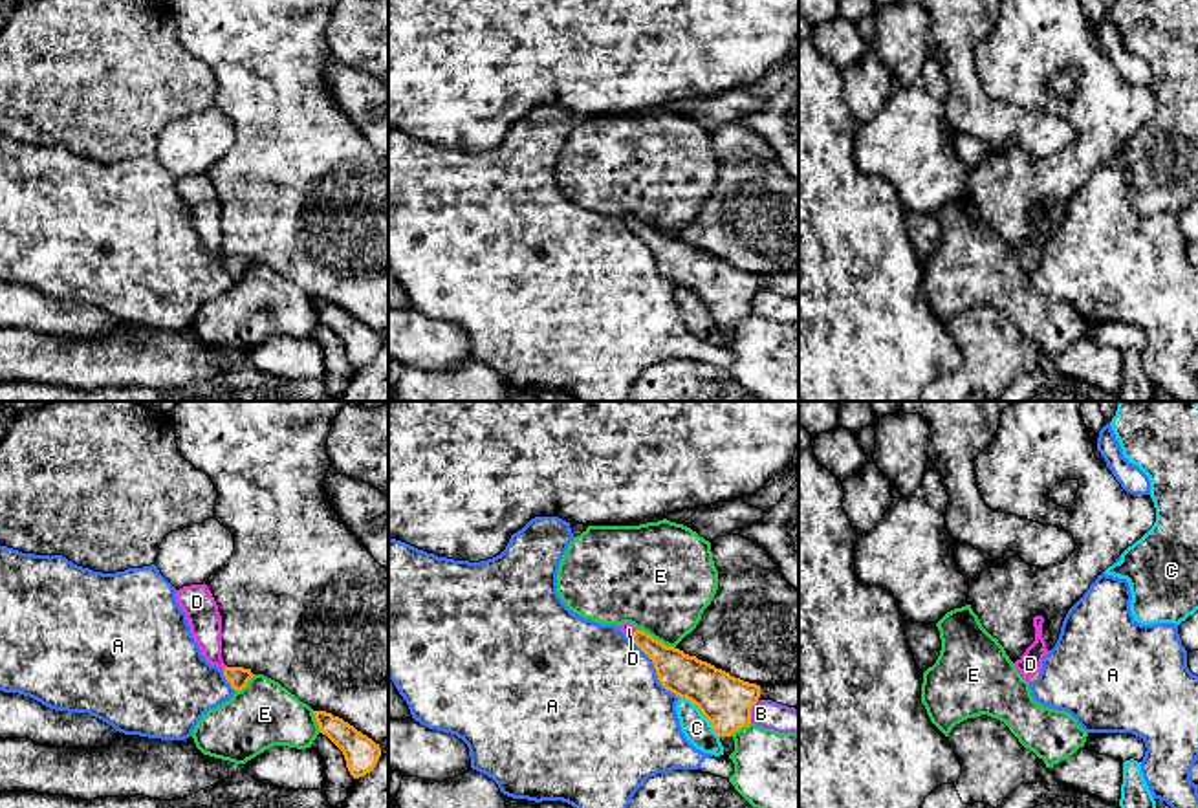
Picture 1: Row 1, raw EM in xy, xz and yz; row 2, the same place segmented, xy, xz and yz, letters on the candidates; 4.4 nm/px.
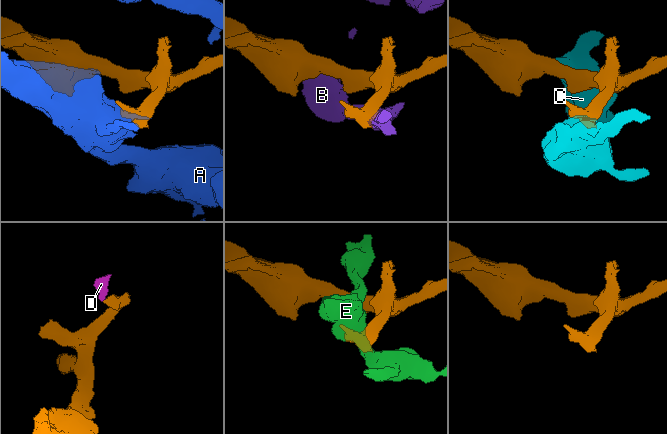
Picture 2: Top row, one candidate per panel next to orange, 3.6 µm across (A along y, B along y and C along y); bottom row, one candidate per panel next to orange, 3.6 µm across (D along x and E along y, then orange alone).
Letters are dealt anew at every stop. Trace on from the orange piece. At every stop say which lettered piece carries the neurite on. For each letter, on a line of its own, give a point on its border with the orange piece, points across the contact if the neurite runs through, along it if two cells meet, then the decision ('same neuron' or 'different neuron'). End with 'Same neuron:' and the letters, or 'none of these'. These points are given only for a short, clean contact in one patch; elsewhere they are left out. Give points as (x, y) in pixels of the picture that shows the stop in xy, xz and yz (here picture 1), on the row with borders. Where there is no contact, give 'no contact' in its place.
A: meets orange in xz at (656, 671); different neuron
B: meets orange in xz at (750, 711); different neuron
C: meets orange in xz at (702, 713); different neuron
D: meets orange in yz at (1034, 676); runs through yz (1035, 676), (1034, 676), (1030, 664); same neuron
E: meets orange in xz at (656, 640); different neuron
Same neuron: D

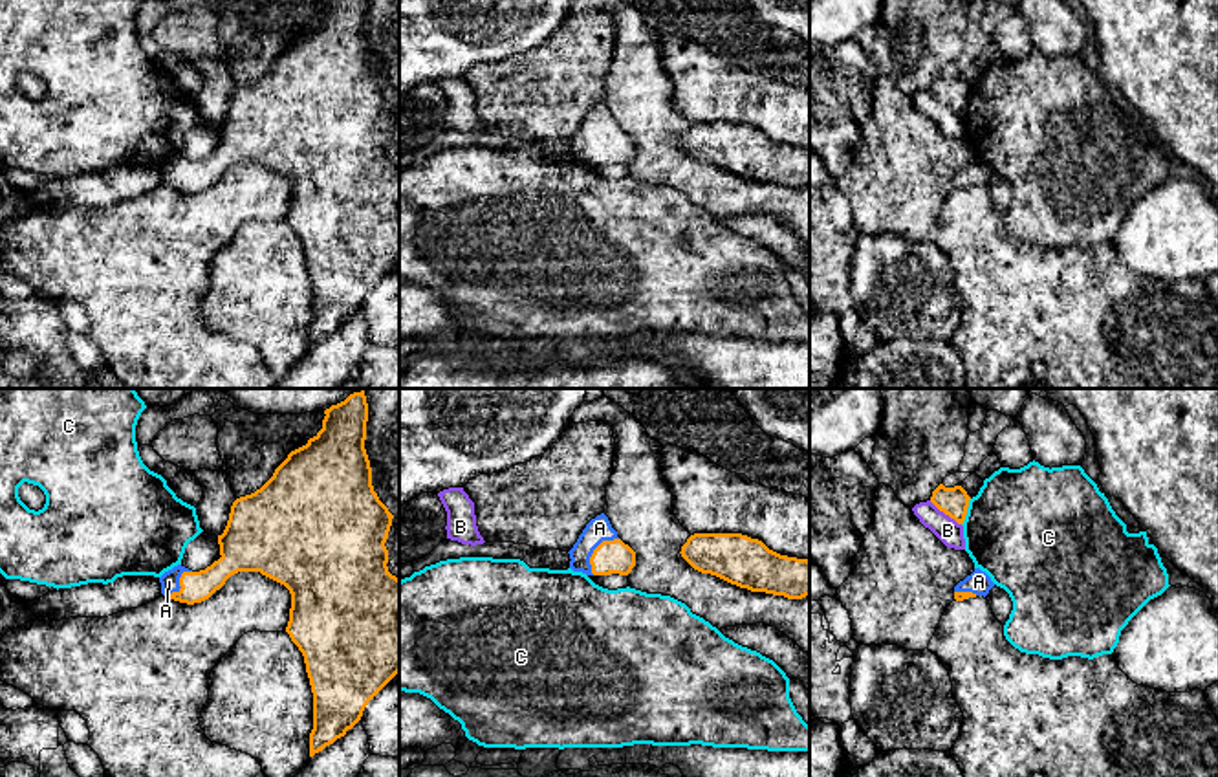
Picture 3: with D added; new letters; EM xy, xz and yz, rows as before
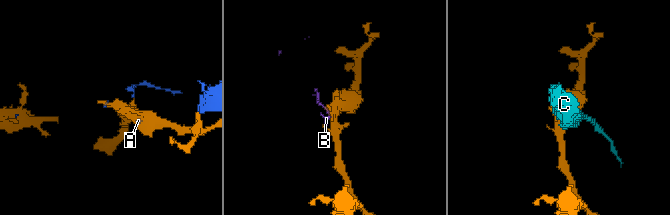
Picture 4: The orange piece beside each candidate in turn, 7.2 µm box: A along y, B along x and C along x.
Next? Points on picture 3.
A: meets orange in xz at (594, 550); same neuron
B: meets orange in yz at (946, 514); border along yz (929, 501), (960, 525); different neuron
C: meets orange in yz at (966, 512); different neuron
Same neuron: A

